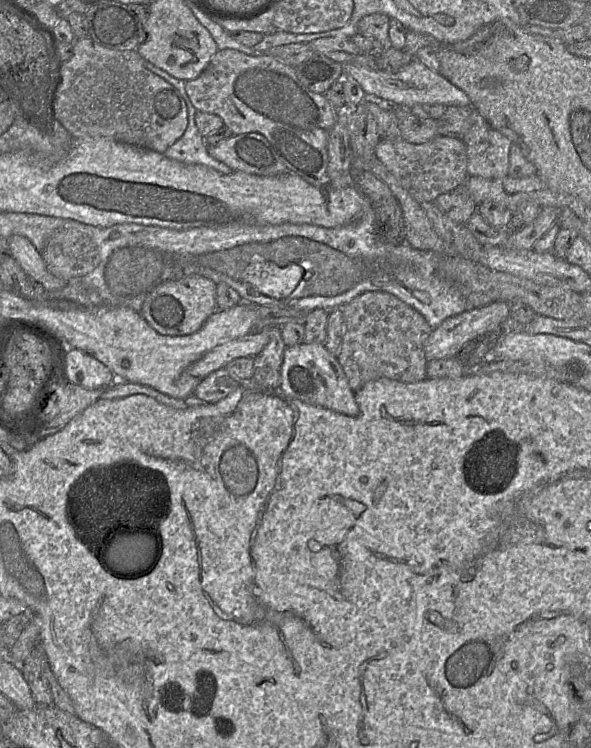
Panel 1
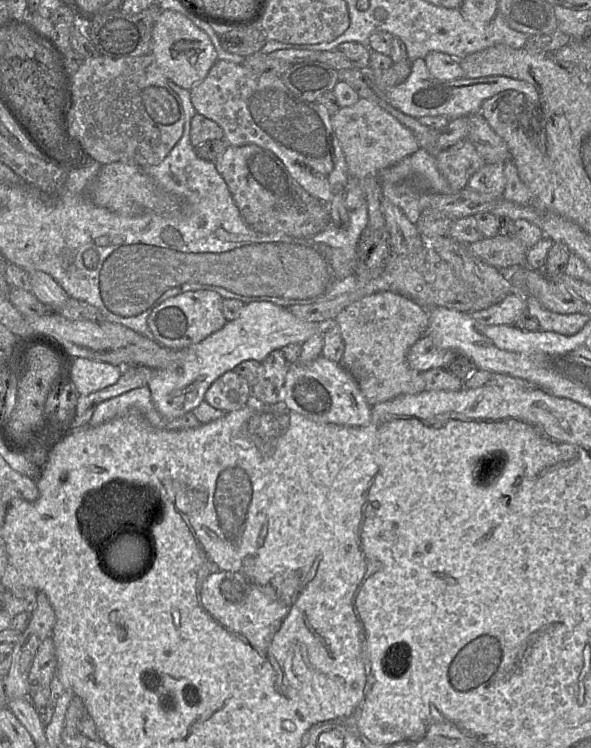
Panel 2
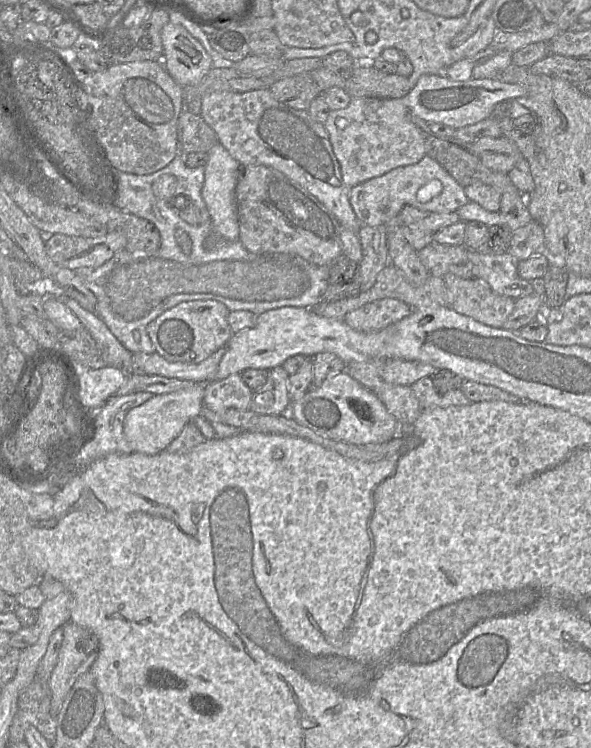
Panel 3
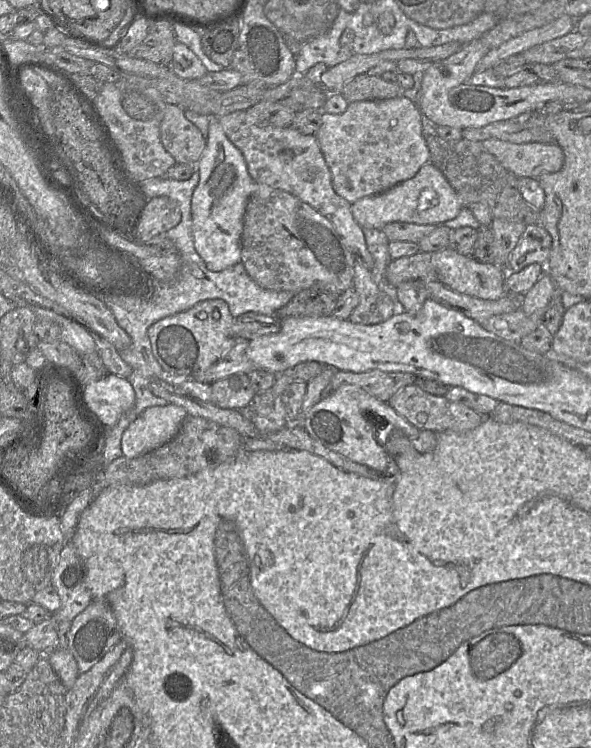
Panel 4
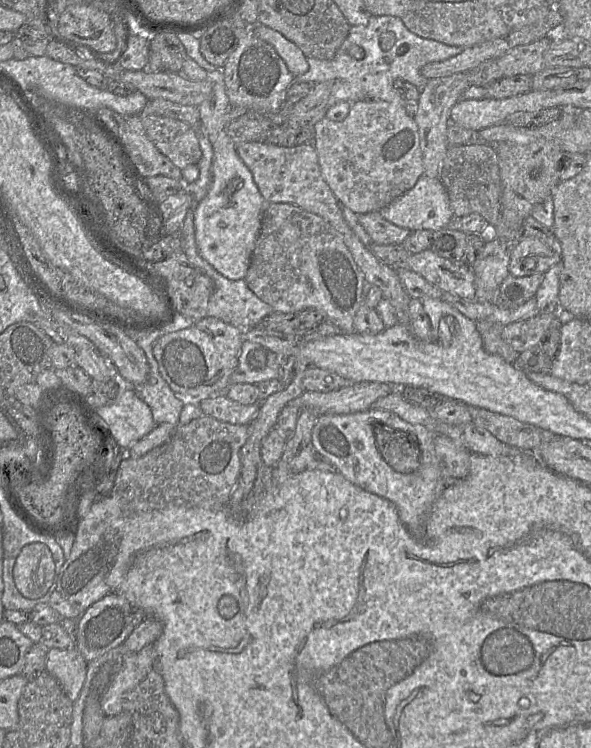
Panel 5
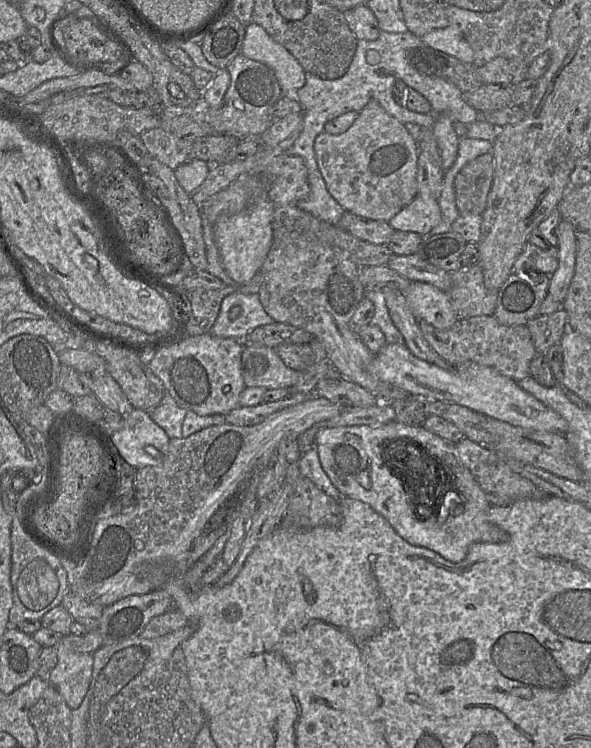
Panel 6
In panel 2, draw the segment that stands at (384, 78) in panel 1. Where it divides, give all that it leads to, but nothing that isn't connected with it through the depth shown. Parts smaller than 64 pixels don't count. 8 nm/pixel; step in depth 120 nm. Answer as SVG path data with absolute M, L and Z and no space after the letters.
M416 59L411 64L411 73L401 84L384 92L384 99L393 107L414 118L423 116L445 116L448 119L468 117L480 111L482 103L505 90L516 90L528 96L528 103L537 101L533 85L506 76L488 76L476 79L455 79L443 81L434 78L428 71L425 61Z

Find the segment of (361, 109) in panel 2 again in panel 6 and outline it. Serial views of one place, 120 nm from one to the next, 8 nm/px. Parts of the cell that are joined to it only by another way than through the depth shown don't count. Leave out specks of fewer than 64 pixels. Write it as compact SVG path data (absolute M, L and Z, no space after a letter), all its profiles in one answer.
M374 100L359 112L357 119L346 132L339 135L331 135L325 131L320 133L315 139L314 151L328 192L347 212L388 223L418 195L418 143L403 123L389 115Z

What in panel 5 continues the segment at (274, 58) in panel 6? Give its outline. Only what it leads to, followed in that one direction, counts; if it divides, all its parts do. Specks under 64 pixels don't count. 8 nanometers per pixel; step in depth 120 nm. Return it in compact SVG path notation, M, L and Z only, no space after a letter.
M263 24L247 25L250 26L257 38L270 44L275 49L294 76L300 76L308 71L307 58L293 42L286 39L281 33Z

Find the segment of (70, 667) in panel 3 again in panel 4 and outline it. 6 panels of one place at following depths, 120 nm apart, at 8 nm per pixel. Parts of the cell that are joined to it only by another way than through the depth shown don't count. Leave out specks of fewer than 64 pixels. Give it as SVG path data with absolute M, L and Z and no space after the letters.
M92 600L71 621L67 649L74 656L82 674L99 662L121 639L111 608L103 601Z

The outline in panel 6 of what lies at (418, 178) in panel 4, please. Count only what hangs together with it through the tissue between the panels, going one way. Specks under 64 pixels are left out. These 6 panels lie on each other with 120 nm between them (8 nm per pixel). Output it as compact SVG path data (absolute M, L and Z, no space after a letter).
M418 194L388 224L395 231L414 232L422 236L438 225L441 218L438 200Z

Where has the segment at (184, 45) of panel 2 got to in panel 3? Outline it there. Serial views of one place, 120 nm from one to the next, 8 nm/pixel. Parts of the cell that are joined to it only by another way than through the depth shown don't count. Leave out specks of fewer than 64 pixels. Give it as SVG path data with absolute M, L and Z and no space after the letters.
M168 22L160 37L162 65L181 87L198 84L213 68L210 55L183 26Z

